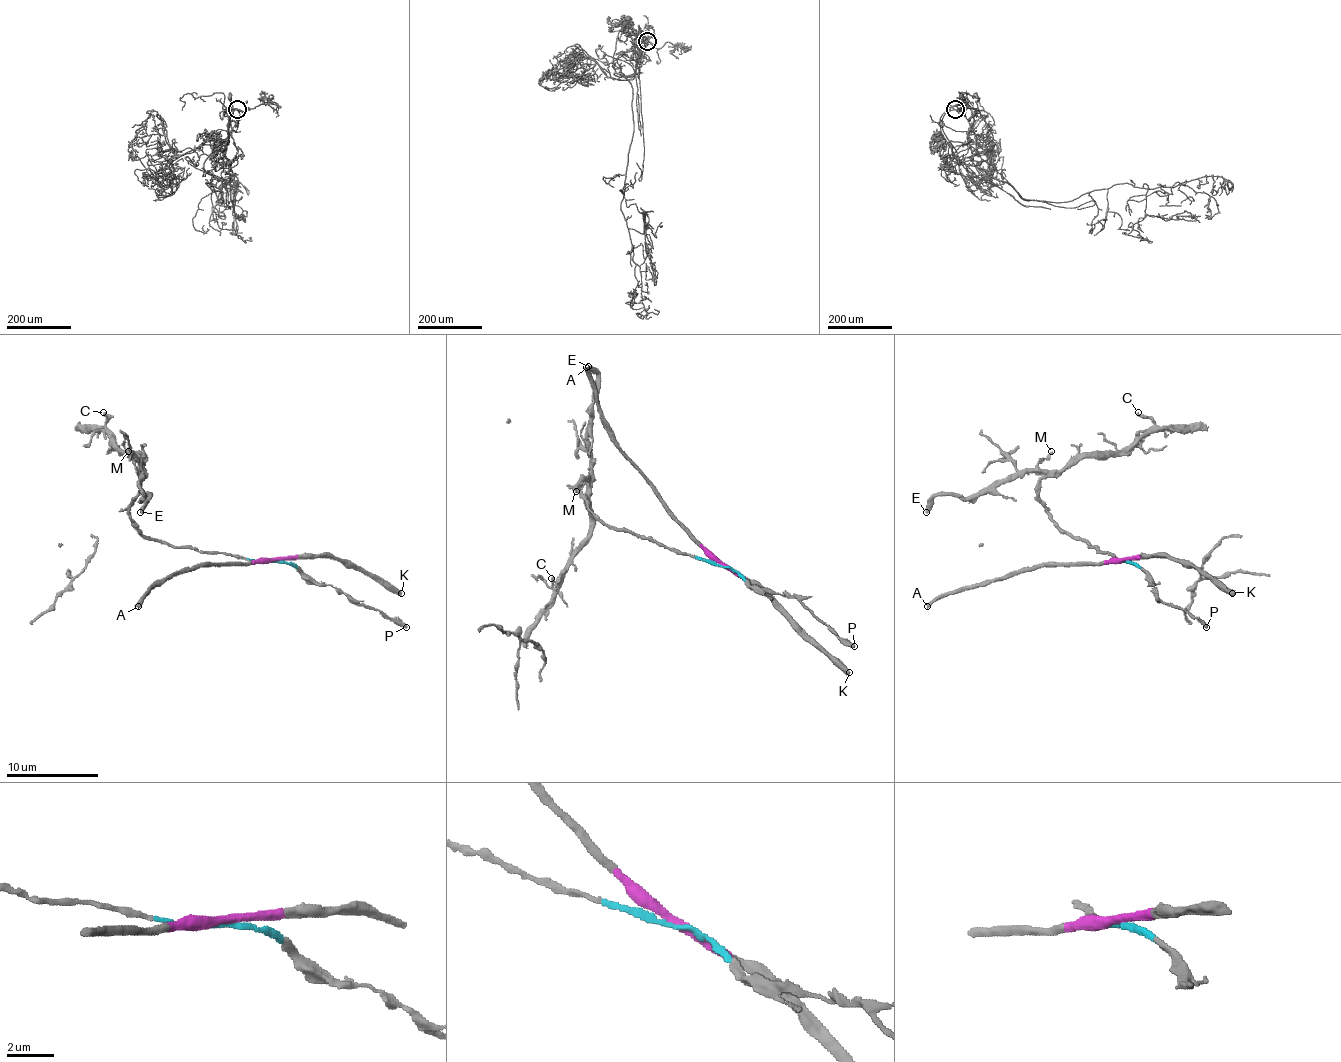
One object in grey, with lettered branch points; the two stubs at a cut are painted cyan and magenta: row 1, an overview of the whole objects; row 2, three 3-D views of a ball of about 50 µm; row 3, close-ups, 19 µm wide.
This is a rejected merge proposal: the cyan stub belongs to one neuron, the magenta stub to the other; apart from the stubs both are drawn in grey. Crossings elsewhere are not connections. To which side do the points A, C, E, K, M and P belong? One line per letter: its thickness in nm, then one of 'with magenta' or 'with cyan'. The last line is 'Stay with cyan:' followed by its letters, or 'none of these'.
A: 340 nm | with magenta
C: 170 nm | with cyan
E: 320 nm | with cyan
K: 400 nm | with magenta
M: 200 nm | with cyan
P: 320 nm | with cyan
Stay with cyan: C, E, M, P

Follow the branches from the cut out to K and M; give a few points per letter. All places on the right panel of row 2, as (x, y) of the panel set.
K: (1126, 561), (1172, 556), (1190, 563), (1231, 593)
M: (1126, 561), (1075, 540), (1054, 520), (1038, 497), (1038, 464), (1052, 451)

